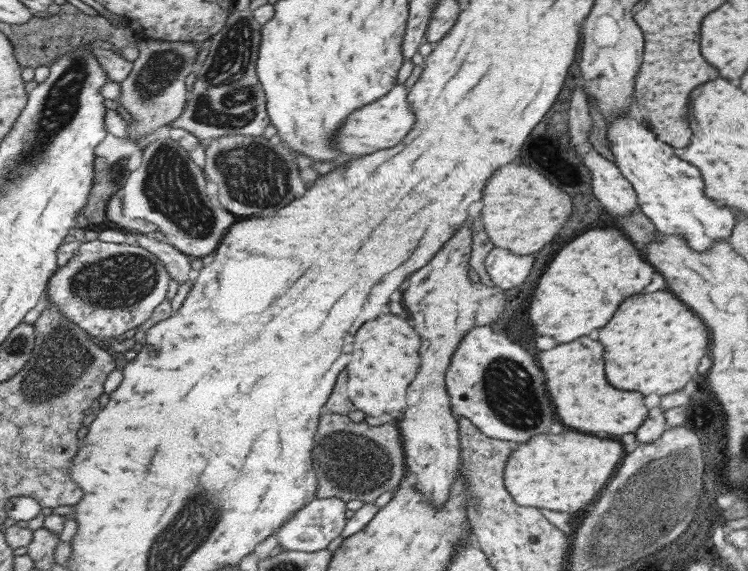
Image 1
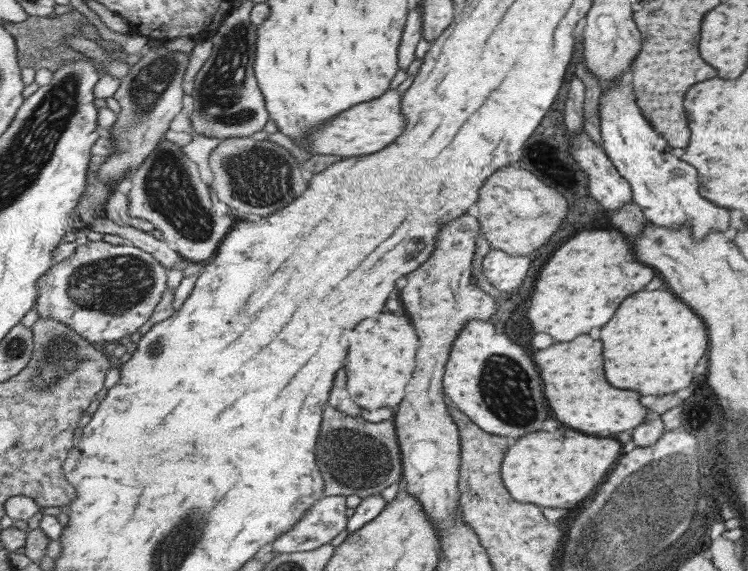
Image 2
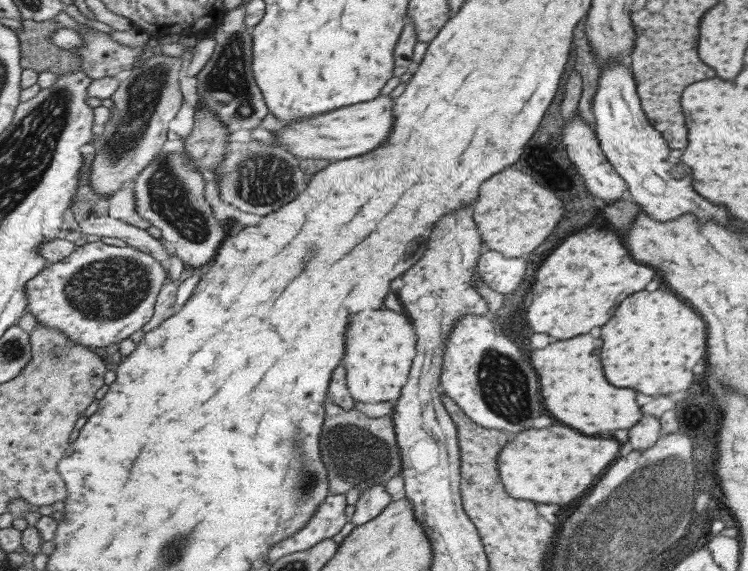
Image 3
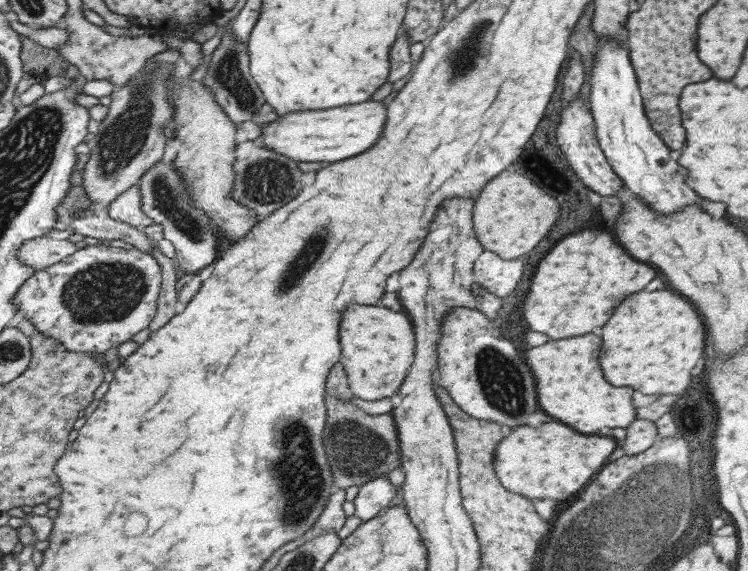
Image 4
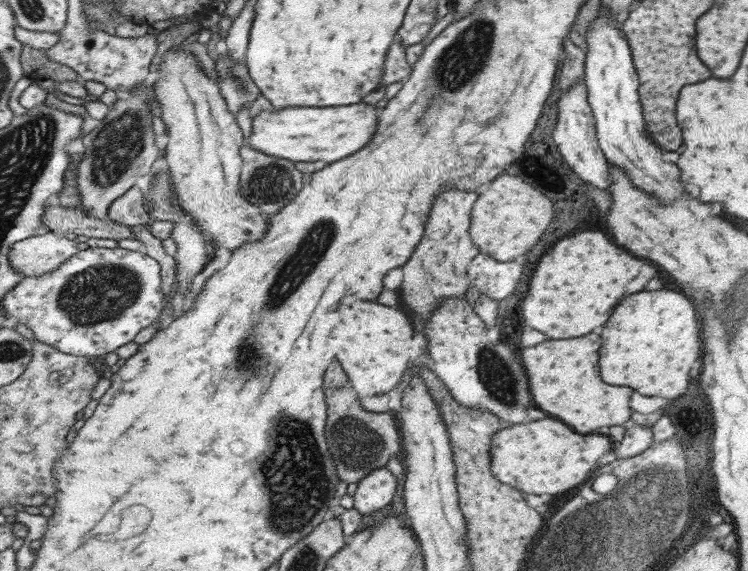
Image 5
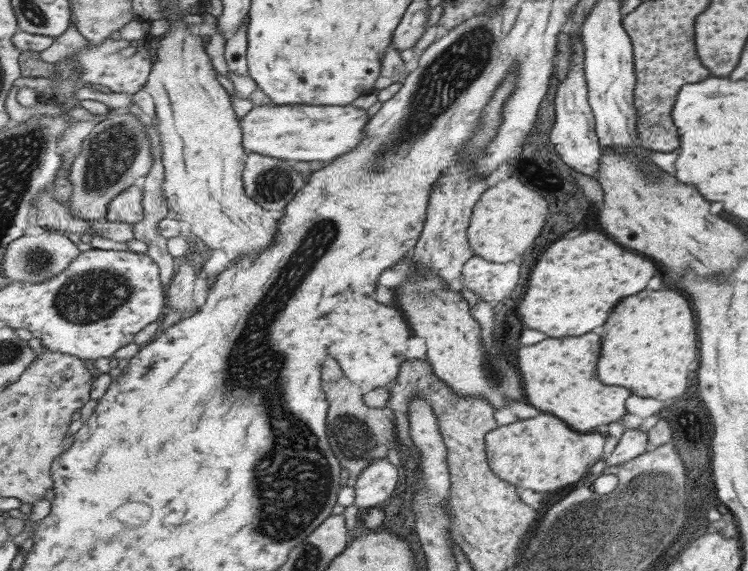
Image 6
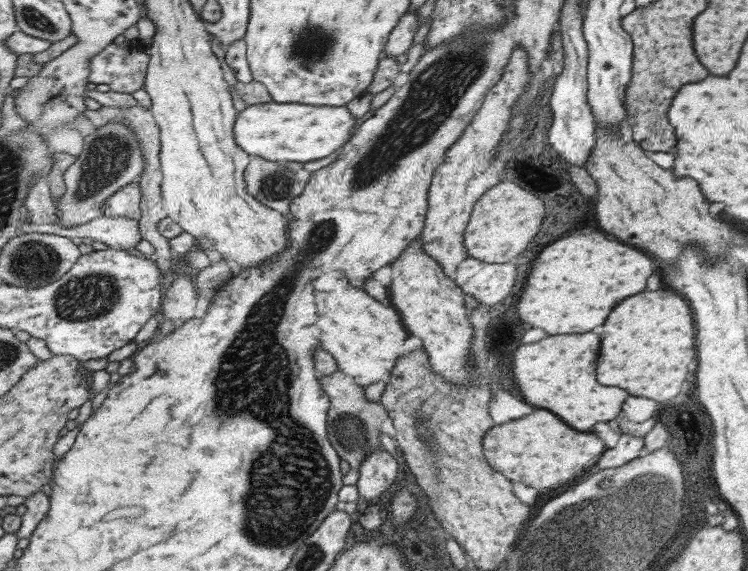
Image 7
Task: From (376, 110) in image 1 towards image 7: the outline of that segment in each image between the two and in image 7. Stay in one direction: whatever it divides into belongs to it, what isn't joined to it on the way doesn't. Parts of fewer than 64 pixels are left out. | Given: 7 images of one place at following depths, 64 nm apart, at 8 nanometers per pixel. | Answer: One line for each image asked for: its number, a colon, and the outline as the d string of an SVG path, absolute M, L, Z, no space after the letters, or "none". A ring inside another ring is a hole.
2: M389 90L381 98L373 102L363 102L349 112L343 112L337 120L327 122L327 126L321 126L309 140L311 148L305 148L315 154L331 154L331 156L341 156L341 158L359 158L359 156L369 156L375 154L387 146L391 146L405 130L407 120L401 114L401 94L395 90Z
3: M379 96L371 102L363 102L357 106L347 106L343 110L335 110L331 114L323 114L317 118L307 118L303 122L295 122L291 126L283 126L277 132L279 146L287 148L291 154L299 158L325 158L333 162L343 162L349 158L359 158L377 150L393 132L393 100L389 96Z
4: M363 102L355 106L341 106L335 110L305 110L297 114L277 116L269 126L263 126L263 136L257 144L291 156L299 162L345 162L367 152L379 140L387 120L387 106L381 102Z
5: M355 104L355 106L333 106L333 108L291 108L291 110L275 110L267 112L263 110L255 120L253 120L253 132L247 140L249 146L253 146L259 152L277 156L277 158L287 158L293 162L317 162L323 160L327 164L341 162L343 158L351 158L357 154L361 148L365 148L373 134L377 132L379 124L379 114L375 106L365 106L365 104Z
6: M255 106L243 120L243 142L249 152L263 154L269 158L279 158L287 162L335 162L337 158L355 150L355 146L365 138L365 124L369 122L365 110L357 110L355 106Z
7: M255 104L239 112L239 120L235 126L237 142L243 150L247 150L251 156L259 156L271 162L311 162L319 158L327 158L335 150L341 152L351 142L351 130L355 126L355 118L345 106L305 106L305 104Z

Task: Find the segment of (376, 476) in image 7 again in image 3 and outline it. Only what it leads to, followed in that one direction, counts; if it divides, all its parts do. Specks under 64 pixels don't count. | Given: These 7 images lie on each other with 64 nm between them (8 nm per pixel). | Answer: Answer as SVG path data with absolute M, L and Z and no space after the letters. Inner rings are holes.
M375 484L371 488L365 488L363 492L359 492L359 500L355 502L355 514L353 514L353 524L355 528L377 518L395 498L391 498L385 492L385 484Z

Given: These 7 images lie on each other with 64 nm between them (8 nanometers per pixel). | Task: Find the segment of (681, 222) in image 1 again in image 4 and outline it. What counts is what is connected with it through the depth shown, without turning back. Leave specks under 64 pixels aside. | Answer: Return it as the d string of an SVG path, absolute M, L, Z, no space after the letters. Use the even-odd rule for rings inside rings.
M597 40L597 52L593 66L589 70L589 110L595 120L595 136L601 152L607 158L607 164L613 168L615 176L623 180L623 186L629 194L635 194L651 210L661 216L675 214L685 206L699 204L695 192L683 184L687 170L677 166L669 158L659 134L649 126L649 120L643 110L643 98L635 72L631 70L627 50L621 42Z

